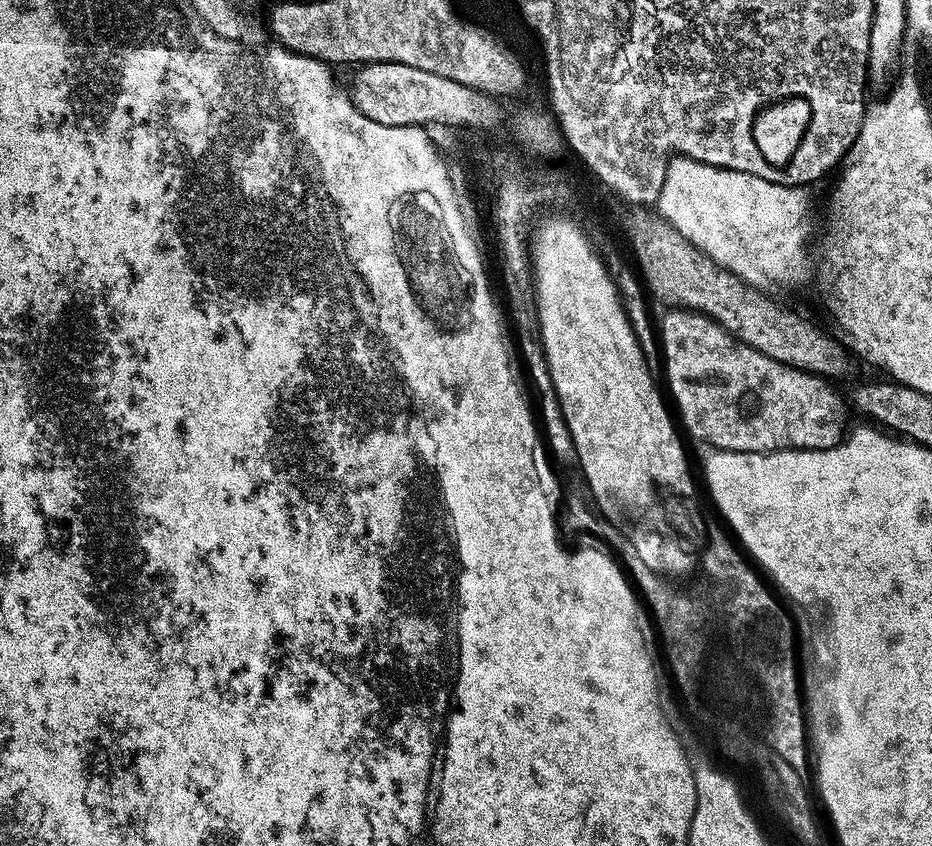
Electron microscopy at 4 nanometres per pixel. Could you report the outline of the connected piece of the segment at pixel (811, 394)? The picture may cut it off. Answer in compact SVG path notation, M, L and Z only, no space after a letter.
M740 339L736 356L728 352L728 380L716 380L716 392L708 388L708 382L700 388L700 396L692 392L700 379L700 368L708 368L708 360L692 356L688 364L680 364L676 380L672 380L672 368L662 372L687 430L712 444L713 449L740 453L816 451L834 448L843 439L843 431L836 426L844 420L844 406L825 377L780 363Z

